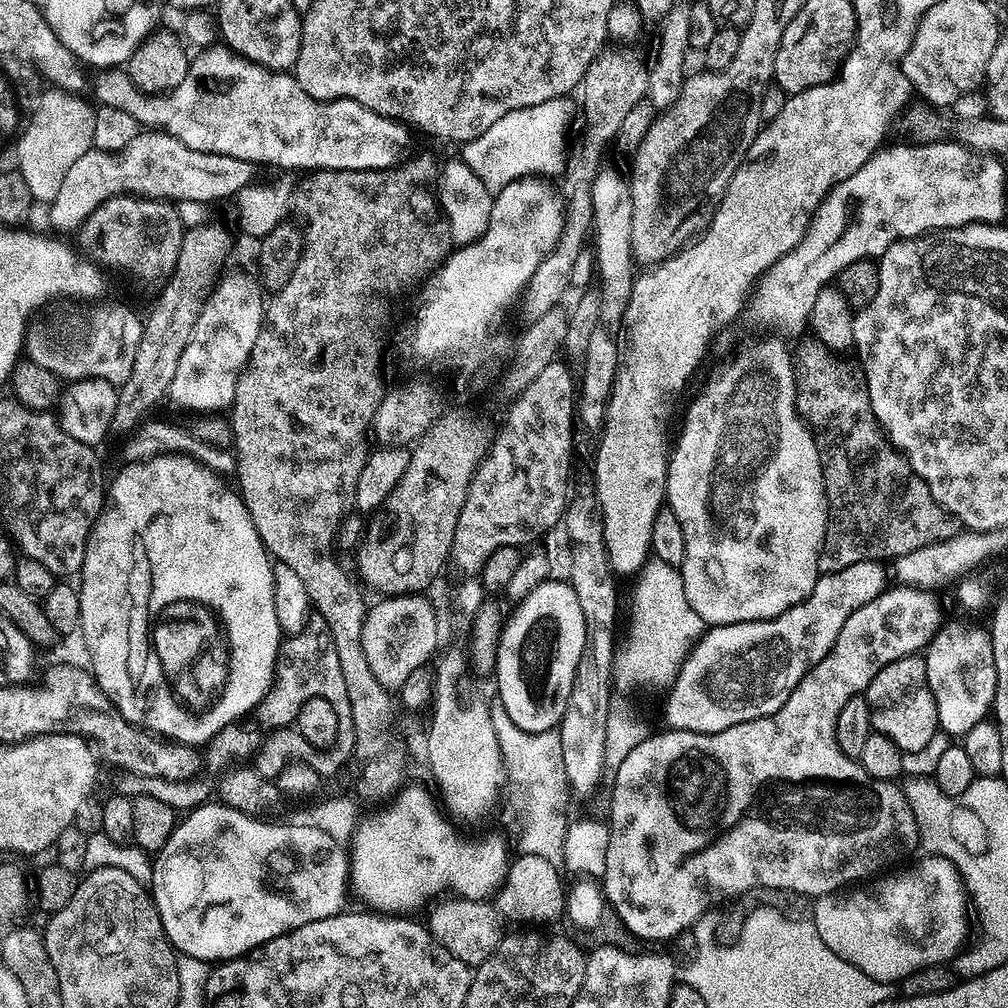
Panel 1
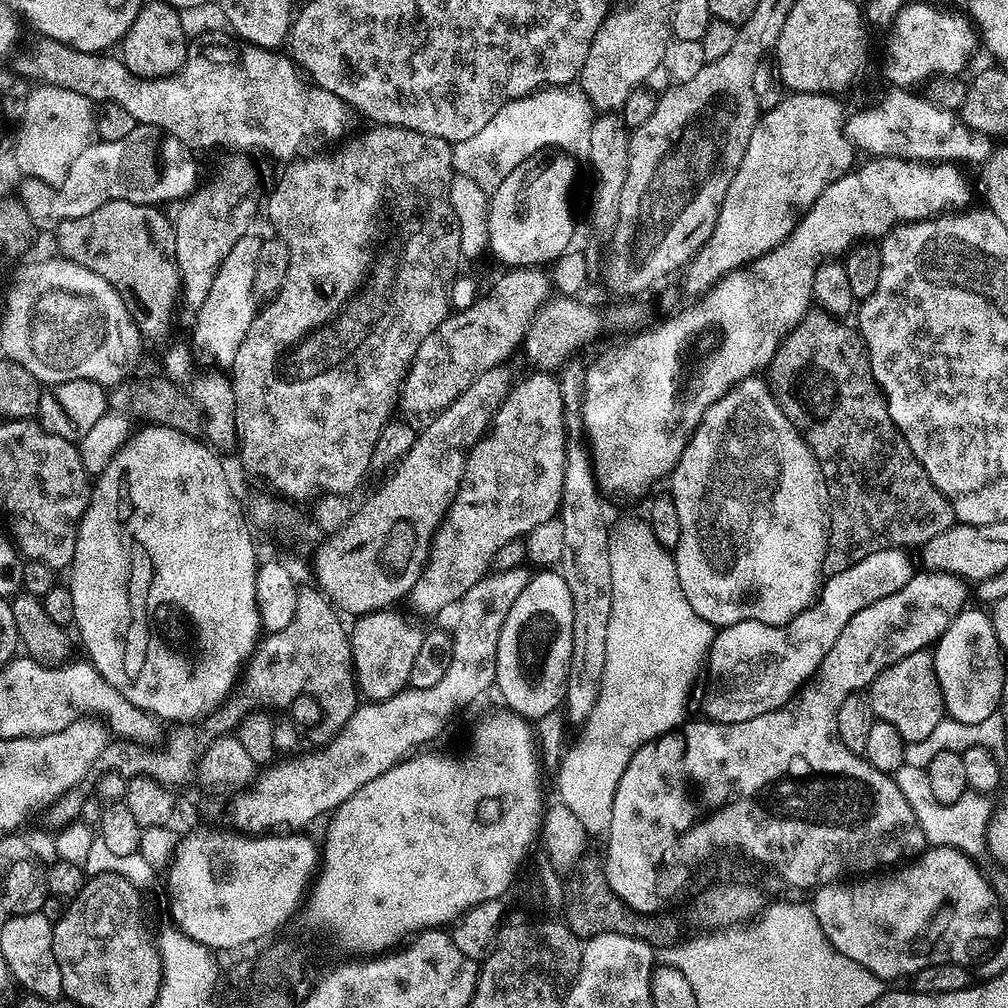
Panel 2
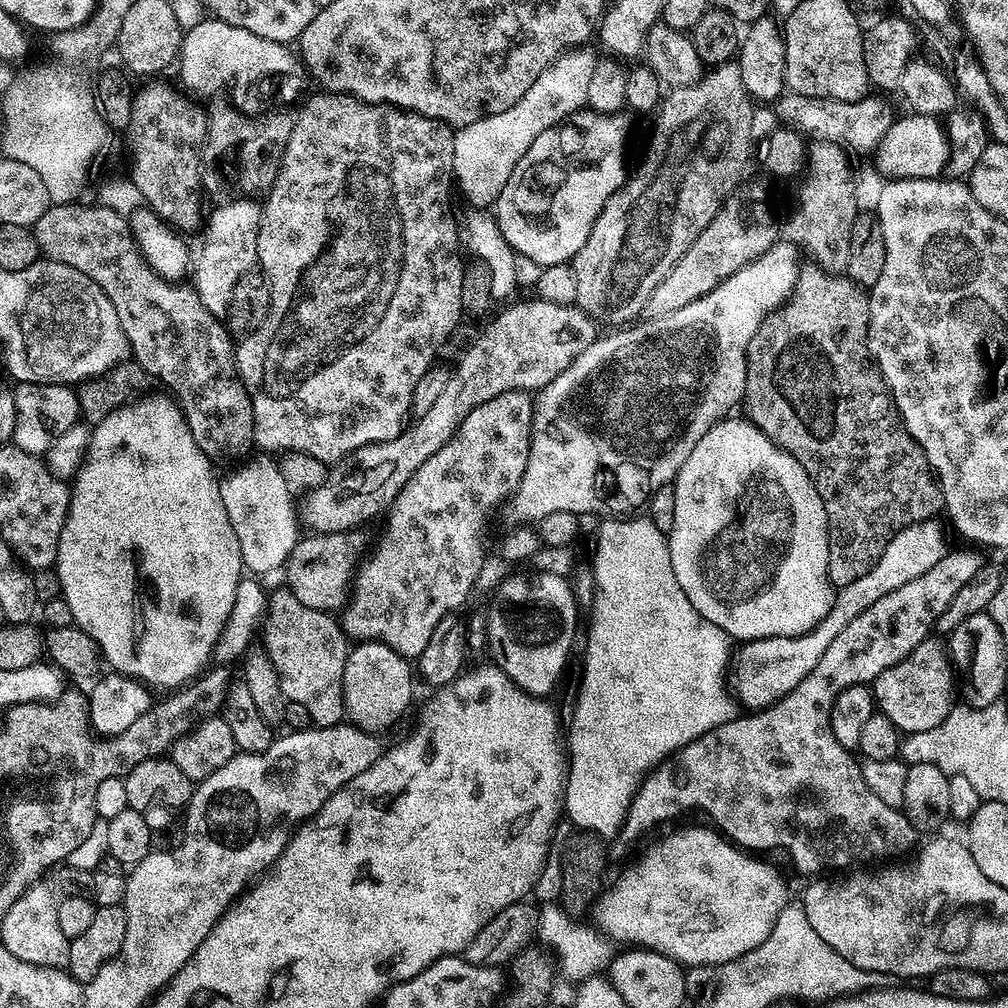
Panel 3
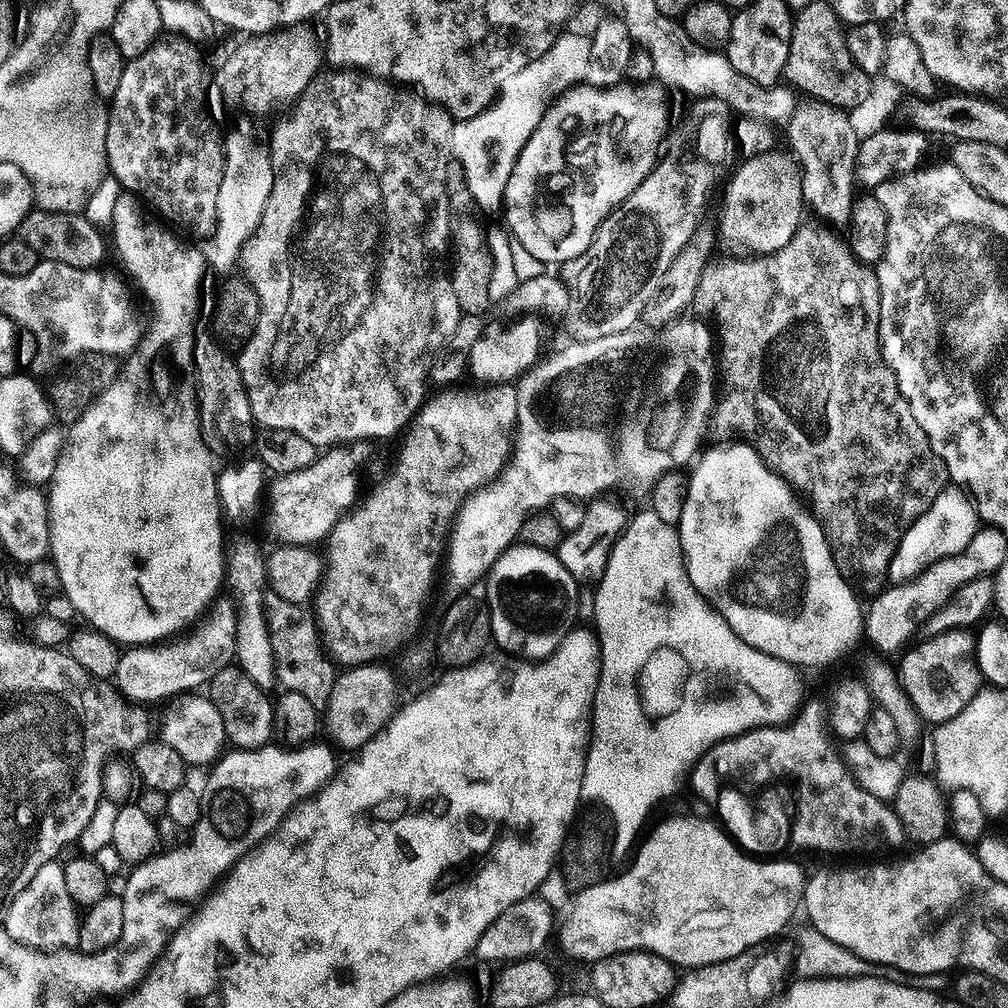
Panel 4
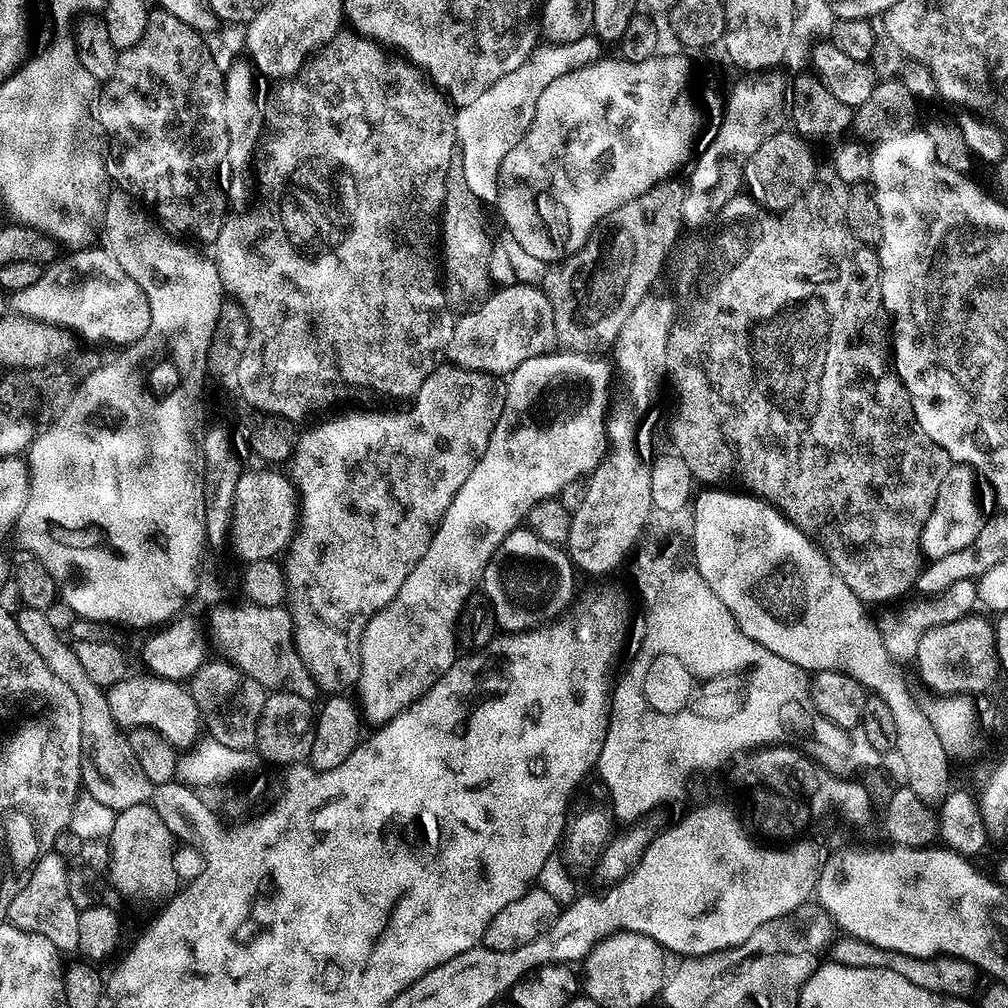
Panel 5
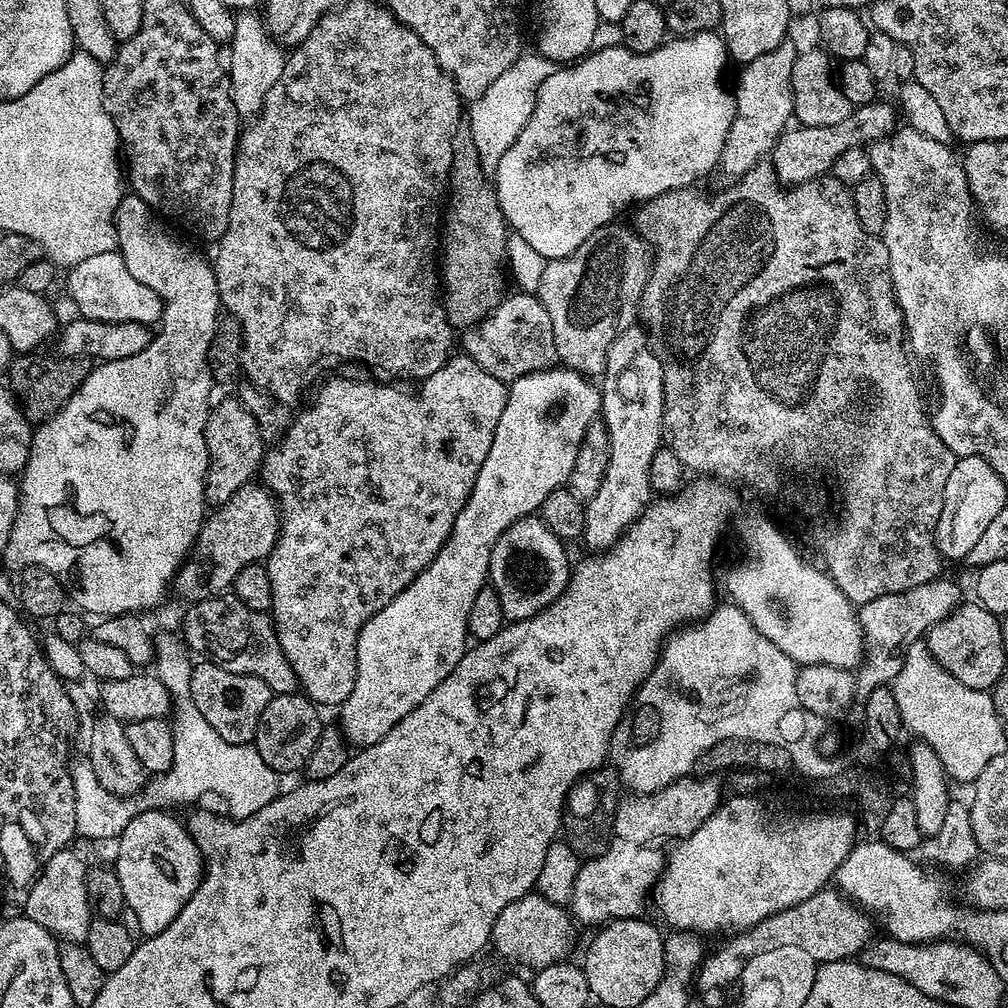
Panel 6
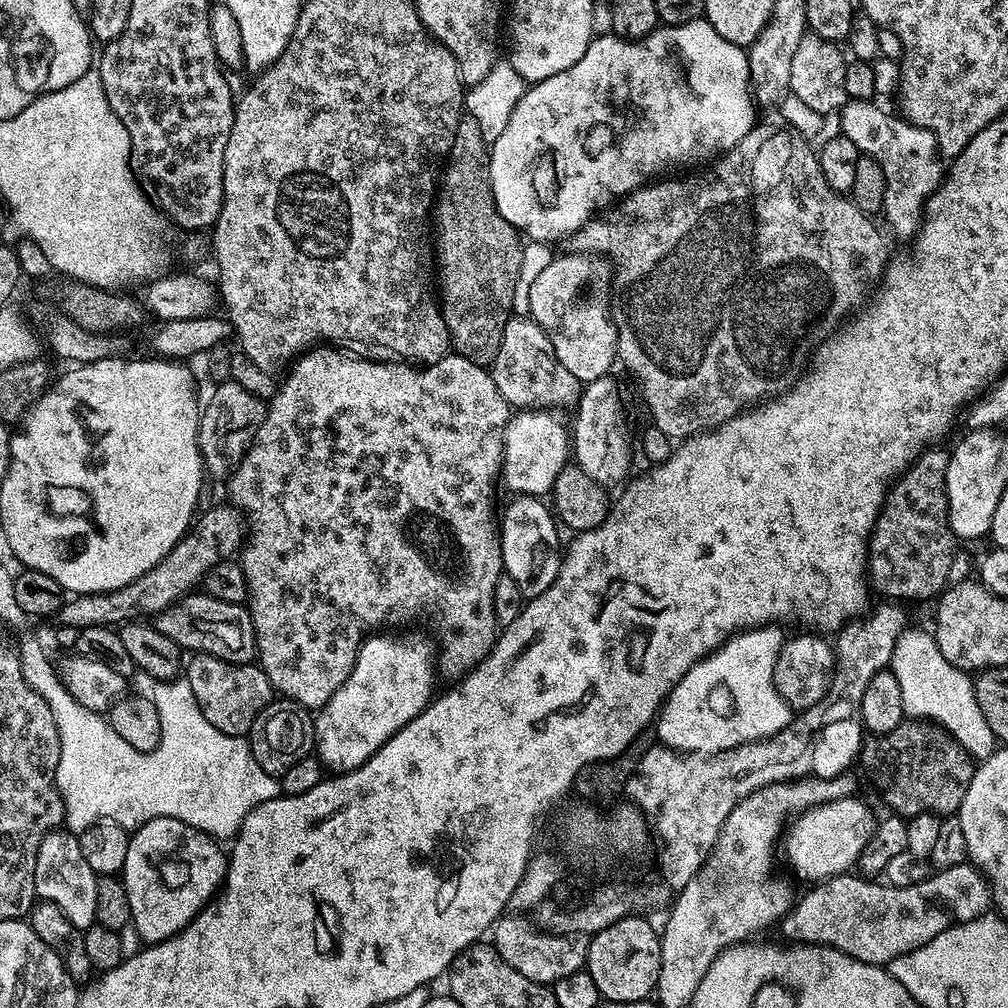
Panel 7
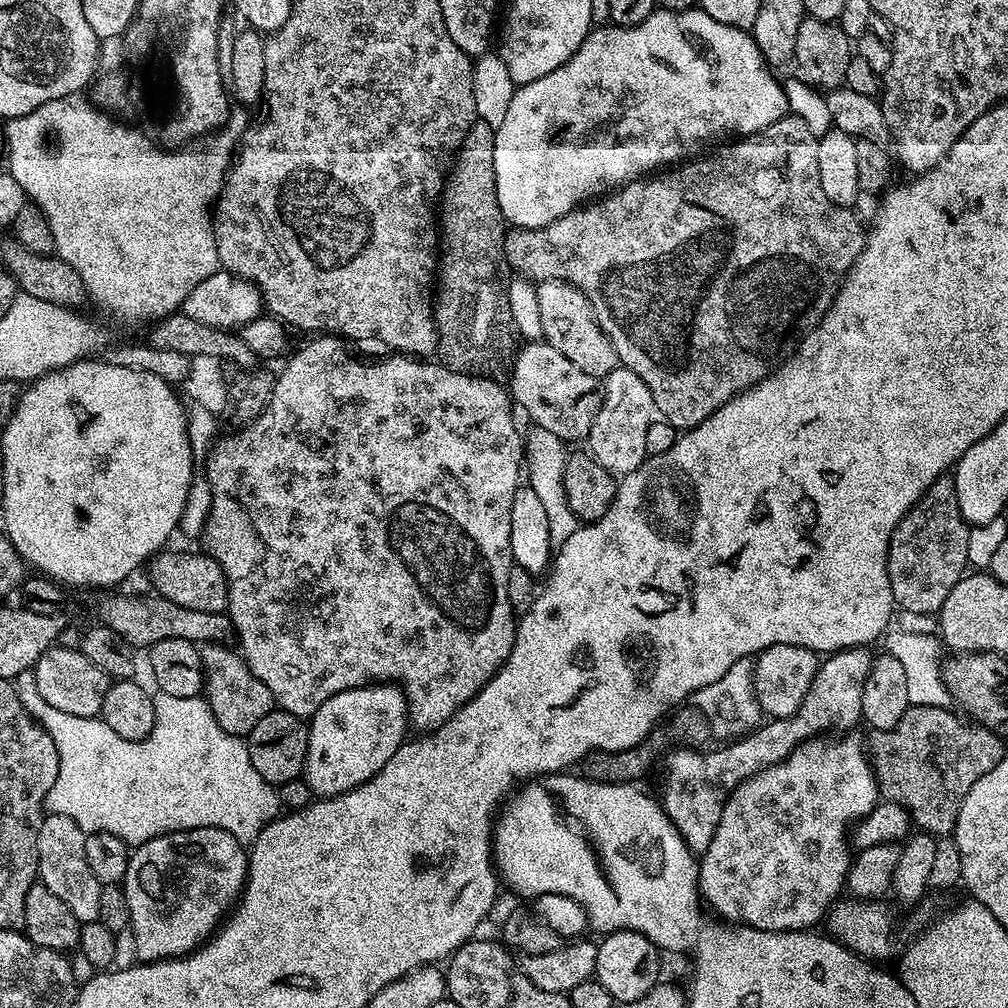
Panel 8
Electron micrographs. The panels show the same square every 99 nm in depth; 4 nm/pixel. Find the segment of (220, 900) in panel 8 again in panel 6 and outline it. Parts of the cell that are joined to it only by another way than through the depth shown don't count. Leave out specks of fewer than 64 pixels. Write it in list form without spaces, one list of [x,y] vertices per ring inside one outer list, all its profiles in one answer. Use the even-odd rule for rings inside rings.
[[[158,808],[142,810],[122,829],[118,837],[120,845],[116,848],[116,861],[114,861],[118,882],[122,882],[122,894],[127,911],[136,915],[135,927],[137,929],[140,927],[145,937],[166,930],[166,926],[170,926],[170,922],[178,918],[178,910],[182,910],[182,906],[190,902],[190,894],[194,894],[194,890],[200,885],[202,875],[200,847],[196,845],[187,827],[181,821],[179,824],[172,815],[171,811]]]

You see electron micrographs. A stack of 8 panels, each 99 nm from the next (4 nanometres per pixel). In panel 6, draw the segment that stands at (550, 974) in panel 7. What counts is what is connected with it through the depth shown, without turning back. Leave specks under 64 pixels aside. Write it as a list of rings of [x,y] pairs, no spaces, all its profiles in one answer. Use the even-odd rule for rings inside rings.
[[[533,890],[510,902],[510,906],[506,906],[502,914],[498,914],[490,944],[493,949],[496,947],[498,955],[505,956],[516,964],[525,964],[531,970],[539,970],[569,959],[572,928],[574,929],[574,921],[561,905],[548,901],[538,891]]]

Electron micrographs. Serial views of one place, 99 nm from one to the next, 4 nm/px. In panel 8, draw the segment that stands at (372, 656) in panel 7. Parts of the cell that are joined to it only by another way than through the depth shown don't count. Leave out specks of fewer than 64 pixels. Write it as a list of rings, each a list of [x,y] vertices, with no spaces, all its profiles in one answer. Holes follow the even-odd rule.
[[[377,682],[366,684],[363,688],[351,688],[342,694],[334,694],[334,698],[326,698],[322,706],[310,718],[308,724],[308,753],[304,759],[302,779],[307,784],[313,797],[327,798],[329,796],[343,796],[345,792],[362,786],[405,743],[404,731],[409,731],[408,701],[404,698],[404,689],[391,682]]]

